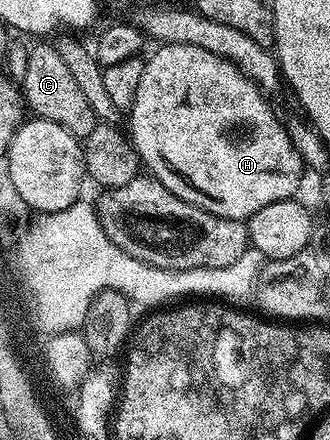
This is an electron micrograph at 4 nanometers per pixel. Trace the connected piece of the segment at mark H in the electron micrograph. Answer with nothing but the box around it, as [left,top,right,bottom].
[130,43,306,221]

